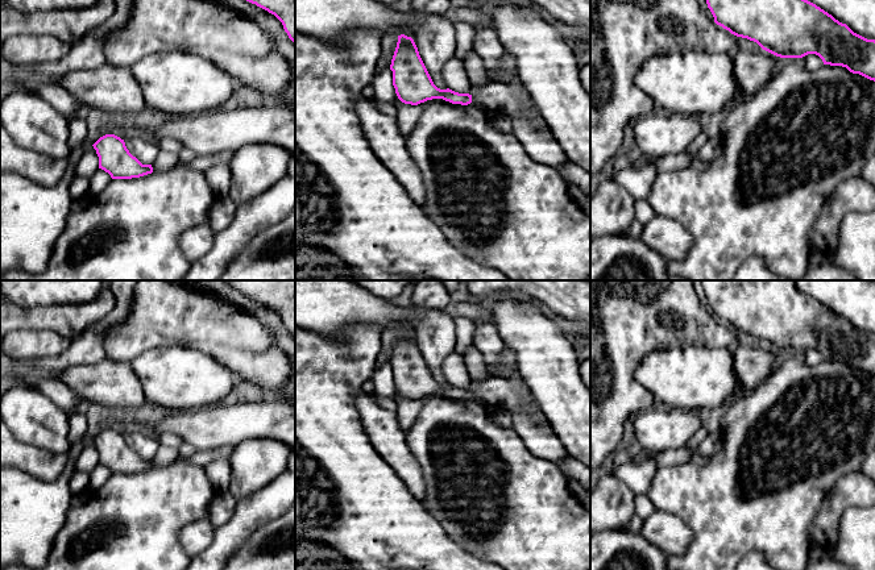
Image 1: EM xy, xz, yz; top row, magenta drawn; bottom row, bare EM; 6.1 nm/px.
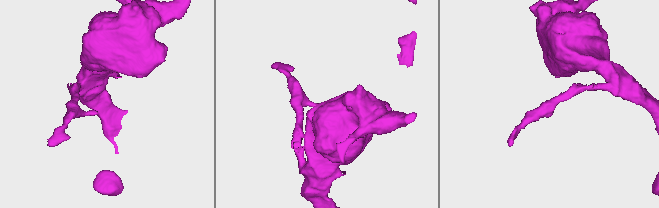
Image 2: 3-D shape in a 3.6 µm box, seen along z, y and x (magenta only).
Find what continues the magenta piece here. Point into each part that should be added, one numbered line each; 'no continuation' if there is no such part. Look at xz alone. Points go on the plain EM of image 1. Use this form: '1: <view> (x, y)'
1: xz (496, 391)

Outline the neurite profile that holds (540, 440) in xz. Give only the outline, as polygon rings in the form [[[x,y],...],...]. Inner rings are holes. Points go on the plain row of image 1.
[[[531,411],[514,412],[513,421],[513,428],[518,432],[528,450],[538,458],[557,466],[569,457],[550,424],[540,425]]]

